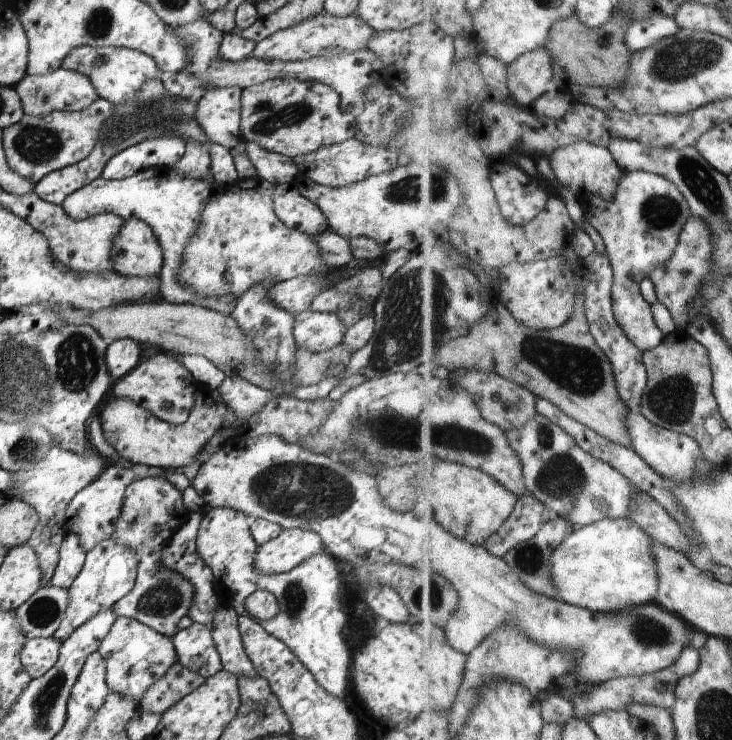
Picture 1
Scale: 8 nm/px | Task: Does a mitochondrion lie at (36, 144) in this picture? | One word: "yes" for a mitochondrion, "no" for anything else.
yes

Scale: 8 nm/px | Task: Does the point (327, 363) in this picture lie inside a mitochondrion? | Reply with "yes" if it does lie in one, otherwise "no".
no

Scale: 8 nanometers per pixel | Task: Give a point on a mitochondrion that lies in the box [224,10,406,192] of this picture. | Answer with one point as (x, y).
(268, 121)

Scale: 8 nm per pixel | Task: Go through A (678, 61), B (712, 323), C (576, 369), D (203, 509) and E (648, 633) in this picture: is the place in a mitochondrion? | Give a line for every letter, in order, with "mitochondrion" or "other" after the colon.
A: mitochondrion
B: other
C: mitochondrion
D: other
E: mitochondrion

